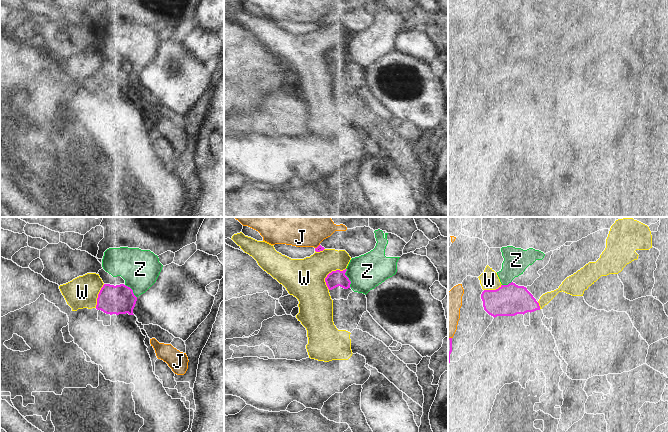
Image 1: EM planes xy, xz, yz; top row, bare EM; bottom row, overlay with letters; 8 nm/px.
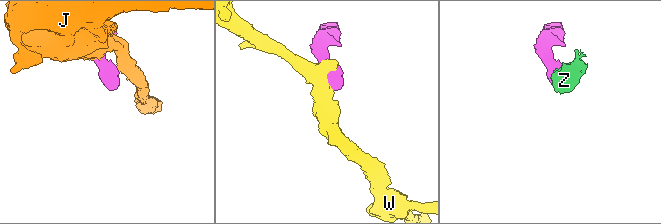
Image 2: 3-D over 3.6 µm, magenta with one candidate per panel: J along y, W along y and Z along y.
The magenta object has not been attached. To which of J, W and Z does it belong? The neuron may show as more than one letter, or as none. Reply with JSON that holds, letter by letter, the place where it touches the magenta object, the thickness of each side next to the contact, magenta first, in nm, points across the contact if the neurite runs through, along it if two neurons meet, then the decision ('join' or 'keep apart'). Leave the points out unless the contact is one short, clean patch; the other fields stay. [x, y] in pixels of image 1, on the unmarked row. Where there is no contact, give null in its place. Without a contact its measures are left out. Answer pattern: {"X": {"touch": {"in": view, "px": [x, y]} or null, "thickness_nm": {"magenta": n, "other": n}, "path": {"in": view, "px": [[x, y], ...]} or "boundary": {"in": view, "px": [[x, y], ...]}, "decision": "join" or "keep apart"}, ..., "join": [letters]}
{"J": {"touch": {"in": "xz", "px": [318, 22]}, "thickness_nm": {"magenta": 50, "other": 190}, "decision": "keep apart"}, "W": {"touch": {"in": "xz", "px": [329, 49]}, "thickness_nm": {"magenta": 130, "other": 320}, "decision": "keep apart"}, "Z": {"touch": {"in": "xz", "px": [348, 54]}, "thickness_nm": {"magenta": 130, "other": 280}, "decision": "keep apart"}, "join": []}

